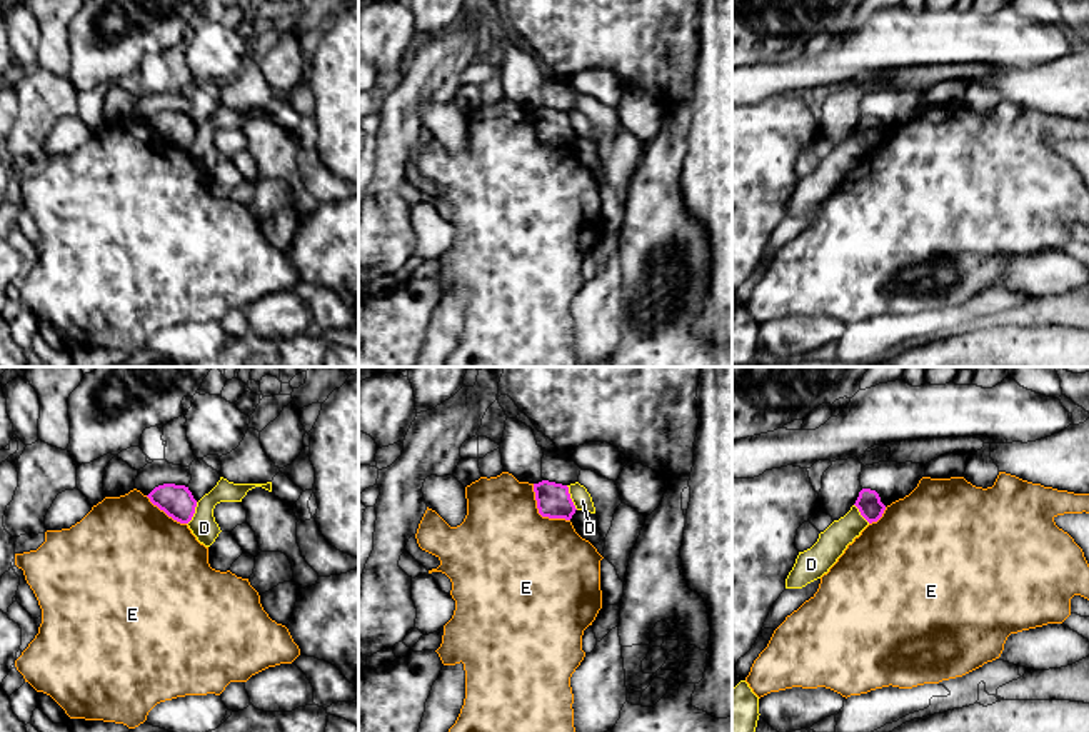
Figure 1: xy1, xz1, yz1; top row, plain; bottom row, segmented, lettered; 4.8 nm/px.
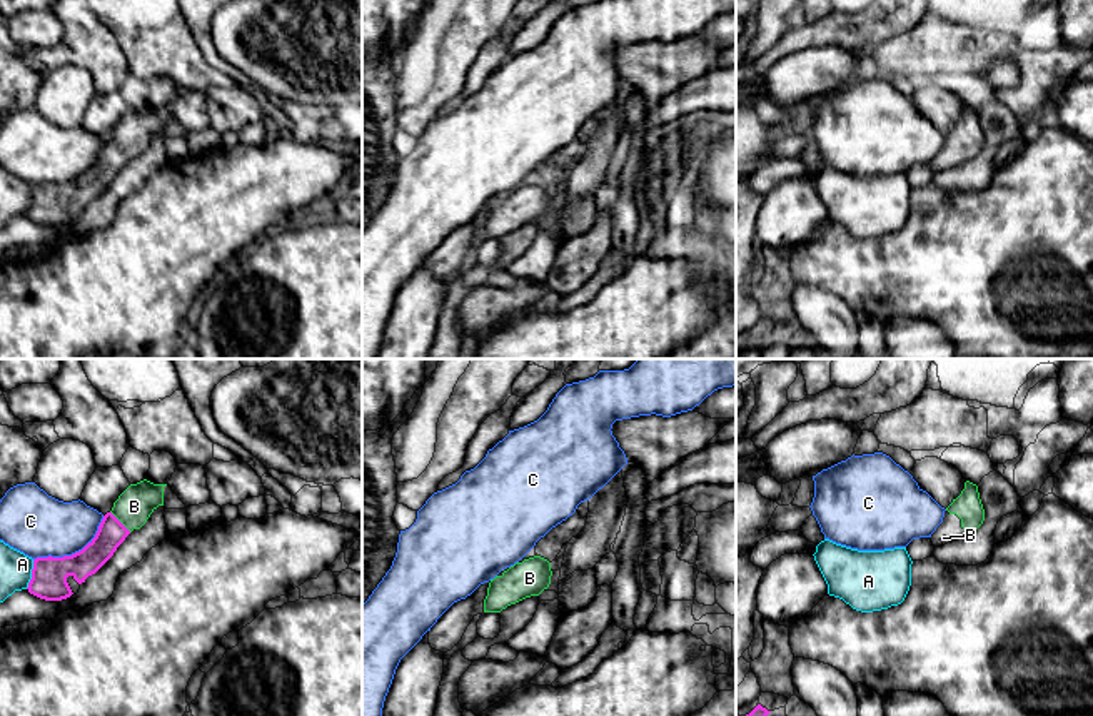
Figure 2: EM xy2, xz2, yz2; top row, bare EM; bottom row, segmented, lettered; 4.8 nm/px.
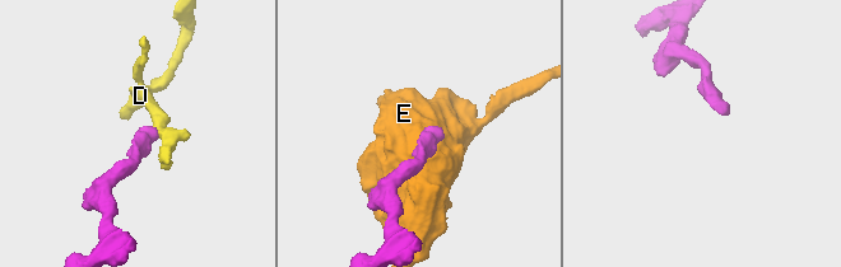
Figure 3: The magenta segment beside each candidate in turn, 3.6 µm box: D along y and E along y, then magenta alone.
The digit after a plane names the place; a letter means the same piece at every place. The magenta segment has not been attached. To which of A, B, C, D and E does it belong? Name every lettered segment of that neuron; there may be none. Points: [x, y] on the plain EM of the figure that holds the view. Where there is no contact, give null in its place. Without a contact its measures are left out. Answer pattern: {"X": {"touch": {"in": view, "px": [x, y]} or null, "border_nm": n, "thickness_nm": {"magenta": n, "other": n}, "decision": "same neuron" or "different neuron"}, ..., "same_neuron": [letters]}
{"A": {"touch": {"in": "xy2", "px": [32, 201]}, "border_nm": 150, "thickness_nm": {"magenta": 180, "other": 160}, "decision": "different neuron"}, "B": {"touch": {"in": "xy2", "px": [119, 147]}, "border_nm": 140, "thickness_nm": {"magenta": 140, "other": 180}, "decision": "same neuron"}, "C": {"touch": {"in": "xy2", "px": [75, 179]}, "border_nm": 400, "thickness_nm": {"magenta": 180, "other": 300}, "decision": "different neuron"}, "D": {"touch": {"in": "xz1", "px": [569, 124]}, "border_nm": 130, "thickness_nm": {"magenta": 160, "other": 90}, "decision": "different neuron"}, "E": {"touch": {"in": "xz1", "px": [541, 140]}, "border_nm": 260, "thickness_nm": {"magenta": 160, "other": 500}, "decision": "different neuron"}, "same_neuron": ["B"]}

